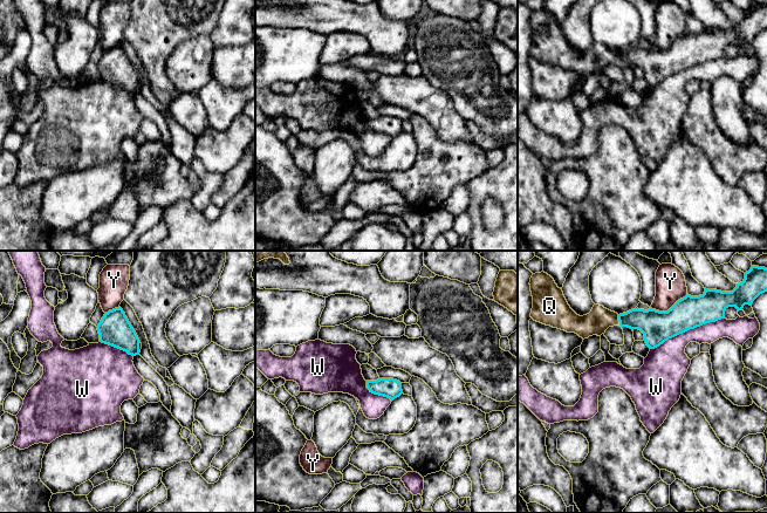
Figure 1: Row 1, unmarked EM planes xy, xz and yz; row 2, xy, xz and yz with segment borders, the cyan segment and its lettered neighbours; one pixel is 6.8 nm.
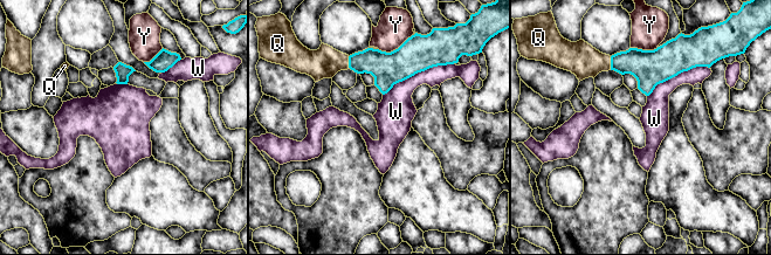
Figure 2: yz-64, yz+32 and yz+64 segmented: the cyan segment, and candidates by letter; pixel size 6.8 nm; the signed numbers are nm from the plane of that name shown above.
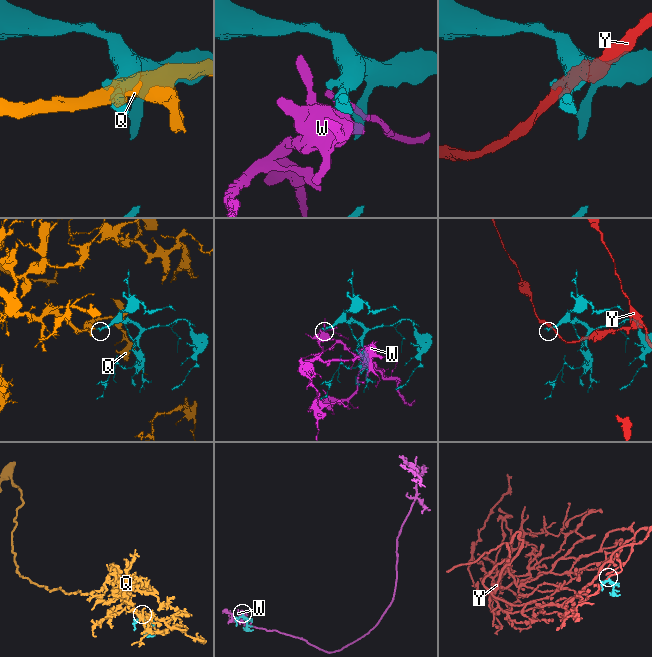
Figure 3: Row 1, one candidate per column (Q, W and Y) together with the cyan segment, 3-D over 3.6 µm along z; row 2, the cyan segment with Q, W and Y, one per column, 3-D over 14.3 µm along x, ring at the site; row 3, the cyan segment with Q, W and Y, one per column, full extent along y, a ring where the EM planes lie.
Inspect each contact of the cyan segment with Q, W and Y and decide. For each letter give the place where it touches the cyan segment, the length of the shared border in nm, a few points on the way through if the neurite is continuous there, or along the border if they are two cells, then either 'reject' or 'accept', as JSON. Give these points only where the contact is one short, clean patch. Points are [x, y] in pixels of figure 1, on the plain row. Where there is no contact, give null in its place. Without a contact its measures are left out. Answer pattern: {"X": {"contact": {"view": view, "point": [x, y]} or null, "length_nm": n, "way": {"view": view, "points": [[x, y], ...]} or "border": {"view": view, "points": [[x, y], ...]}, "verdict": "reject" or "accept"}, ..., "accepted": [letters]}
{"Q": {"contact": {"view": "yz", "point": [618, 57]}, "length_nm": 70, "verdict": "accept"}, "W": {"contact": {"view": "yz", "point": [686, 68]}, "length_nm": 550, "verdict": "reject"}, "Y": {"contact": {"view": "yz", "point": [671, 45]}, "length_nm": 260, "verdict": "reject"}, "accepted": ["Q"]}

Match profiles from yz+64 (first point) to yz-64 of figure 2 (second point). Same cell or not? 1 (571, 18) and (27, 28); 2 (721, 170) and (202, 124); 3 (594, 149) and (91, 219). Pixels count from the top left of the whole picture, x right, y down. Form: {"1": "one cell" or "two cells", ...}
{"1": "two cells", "2": "two cells", "3": "one cell"}

